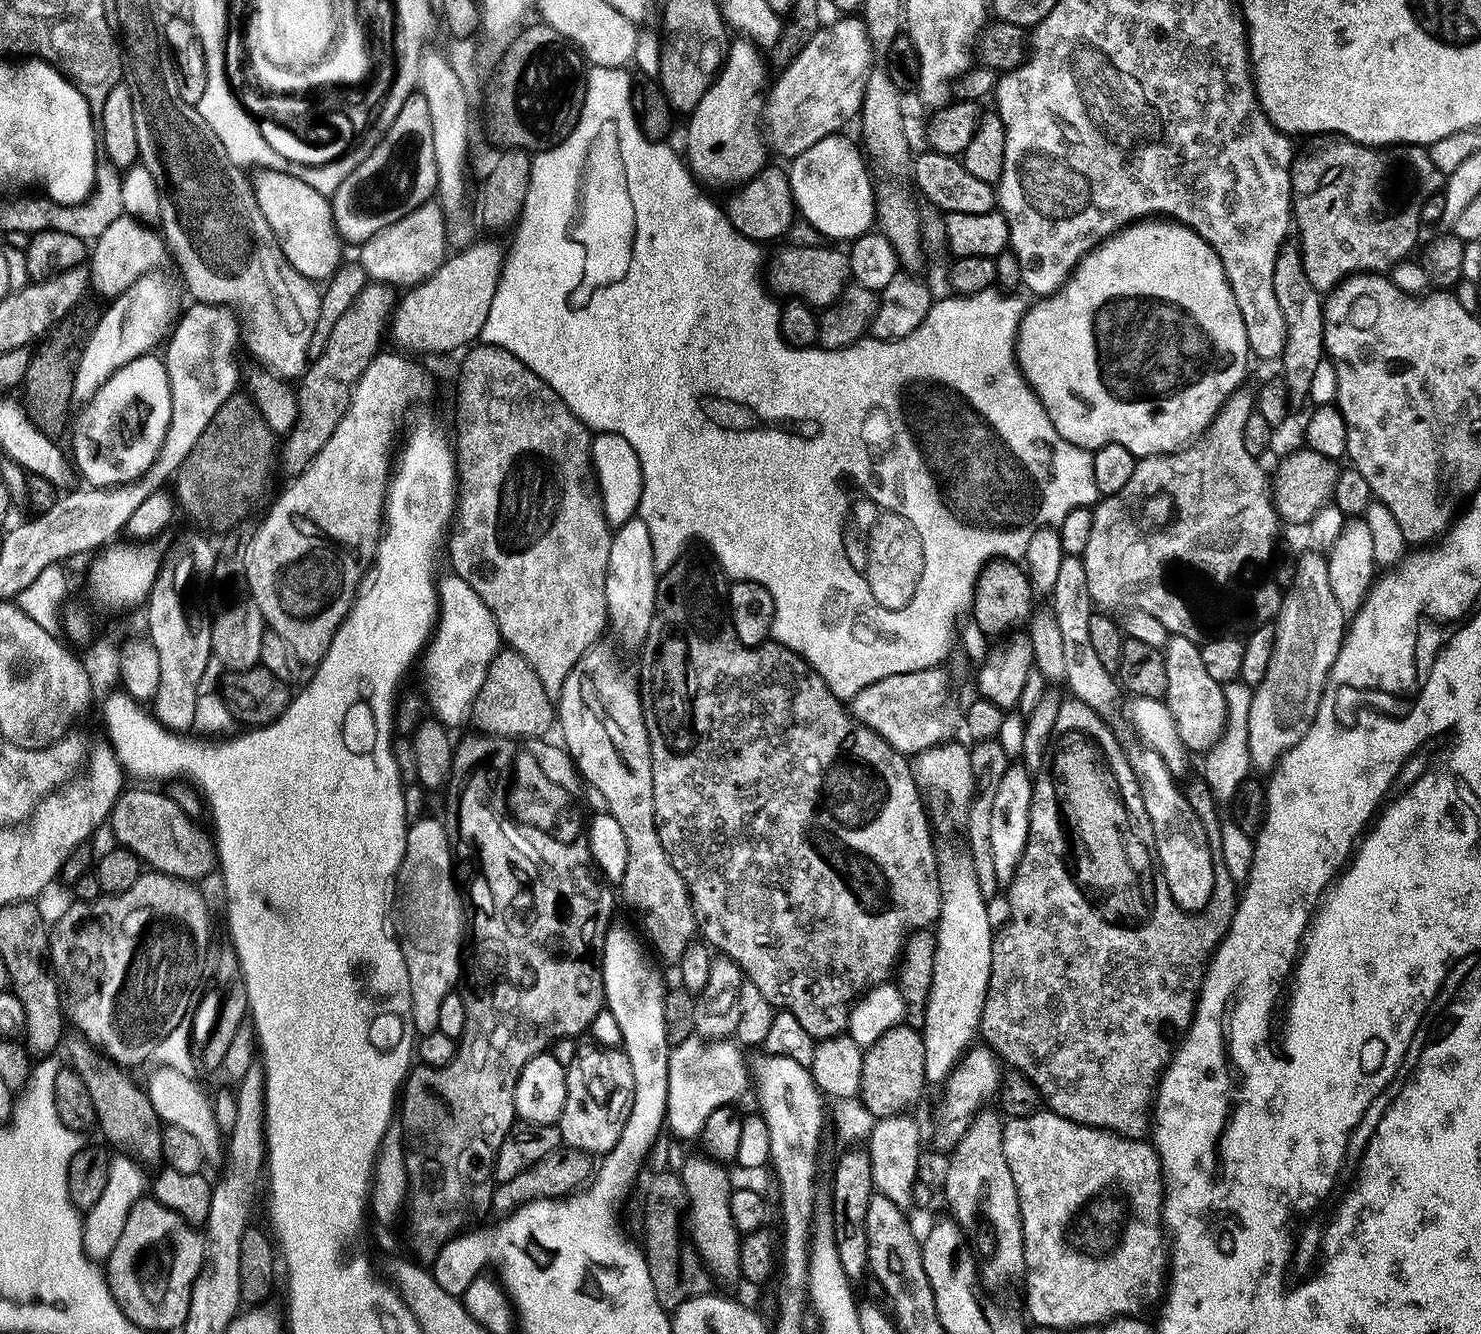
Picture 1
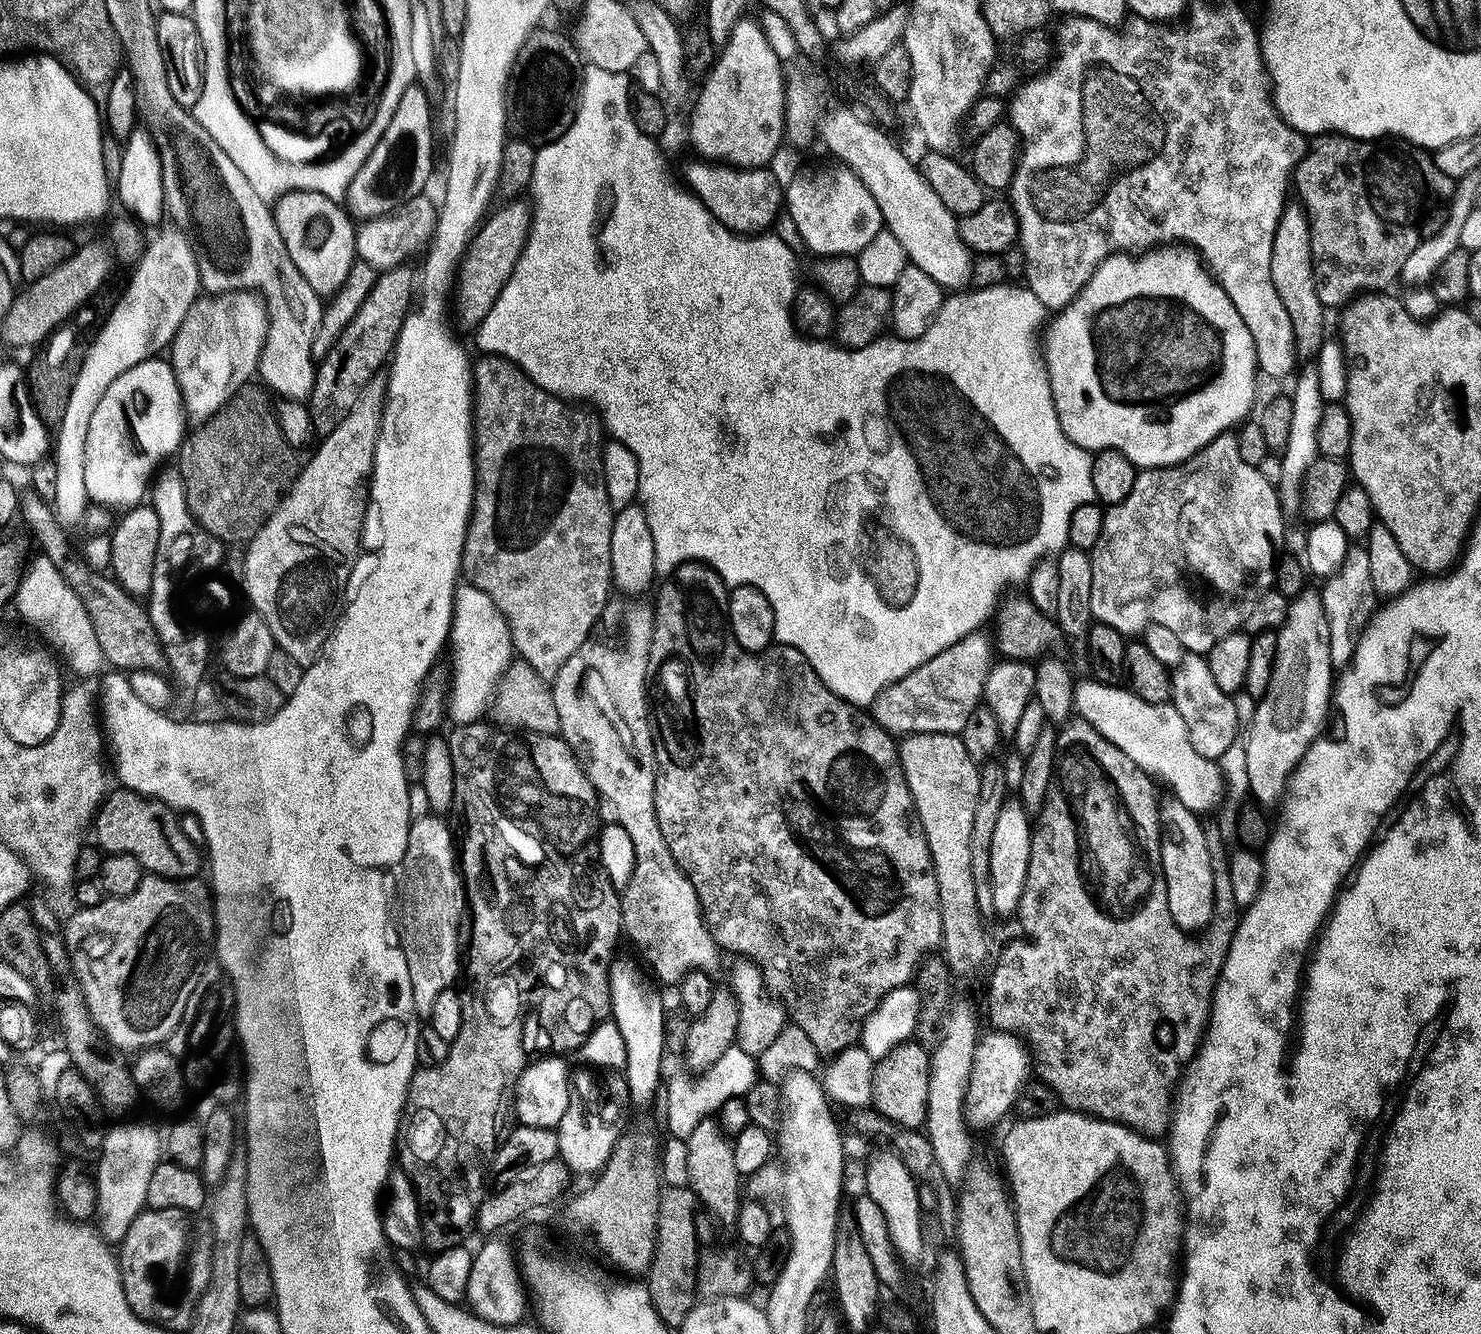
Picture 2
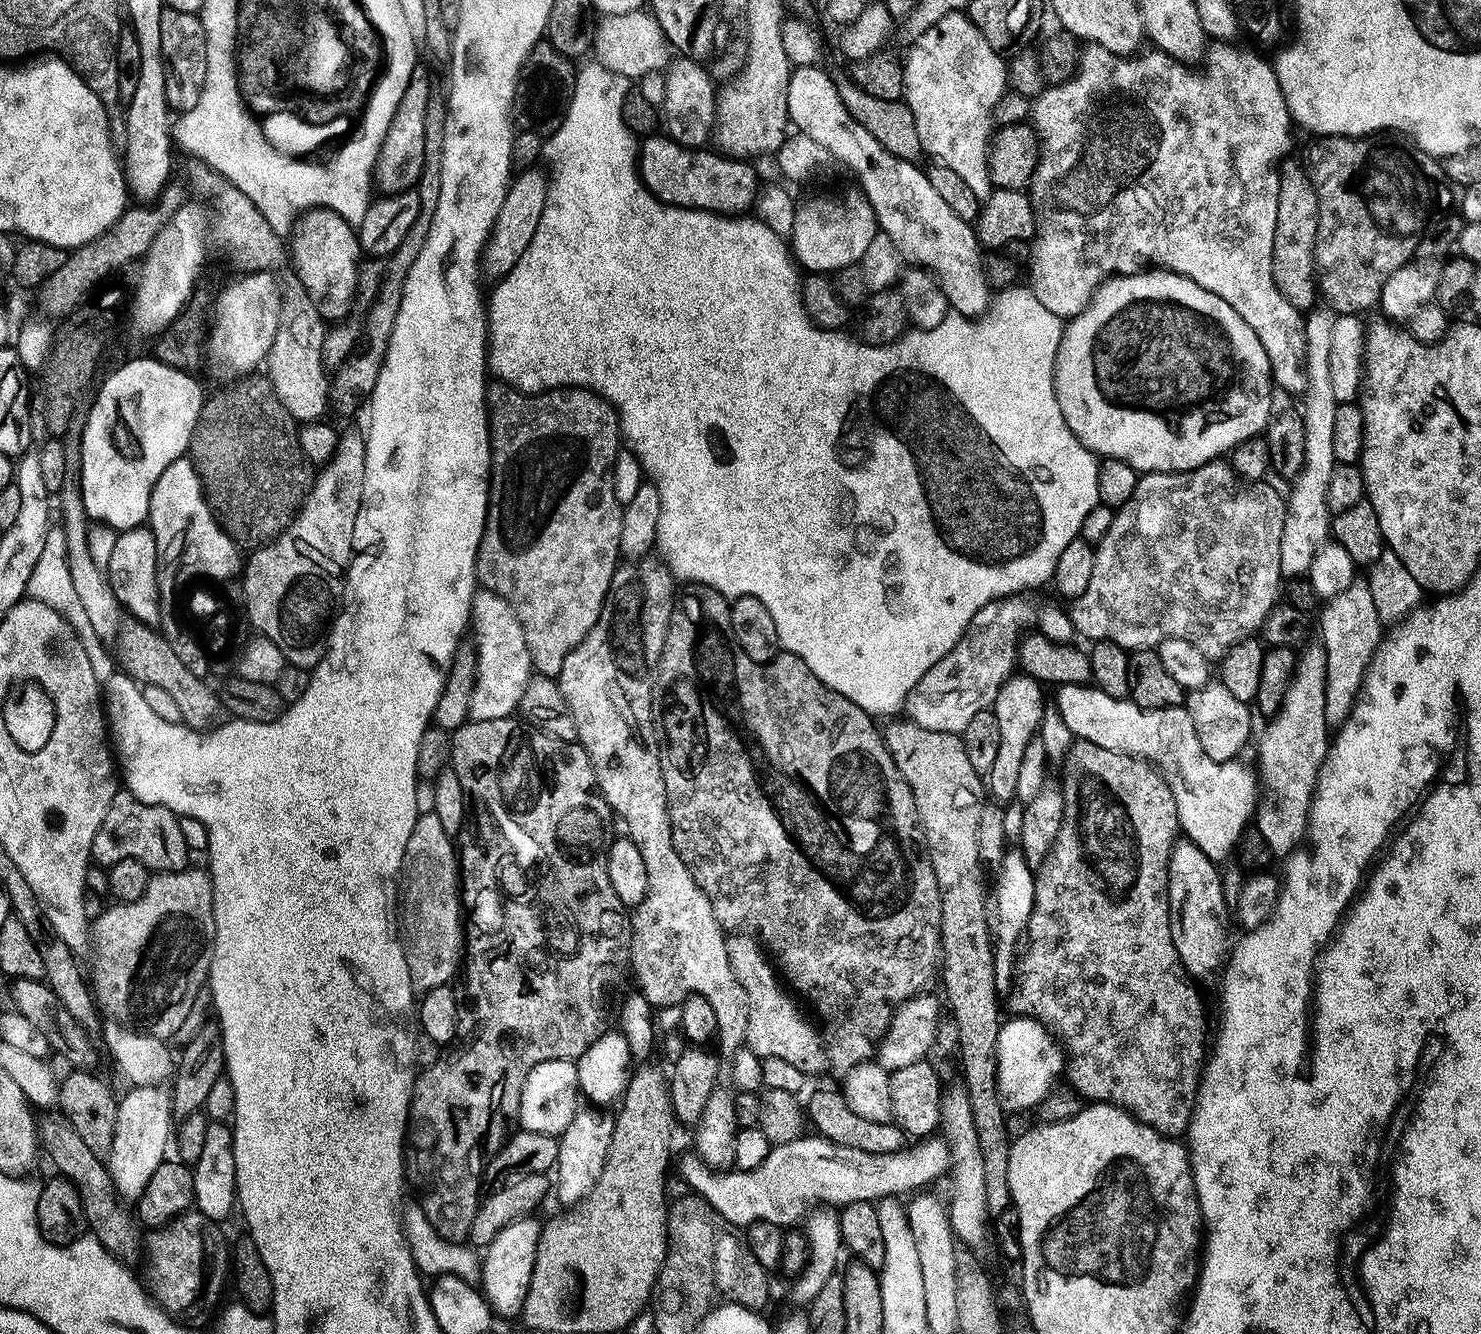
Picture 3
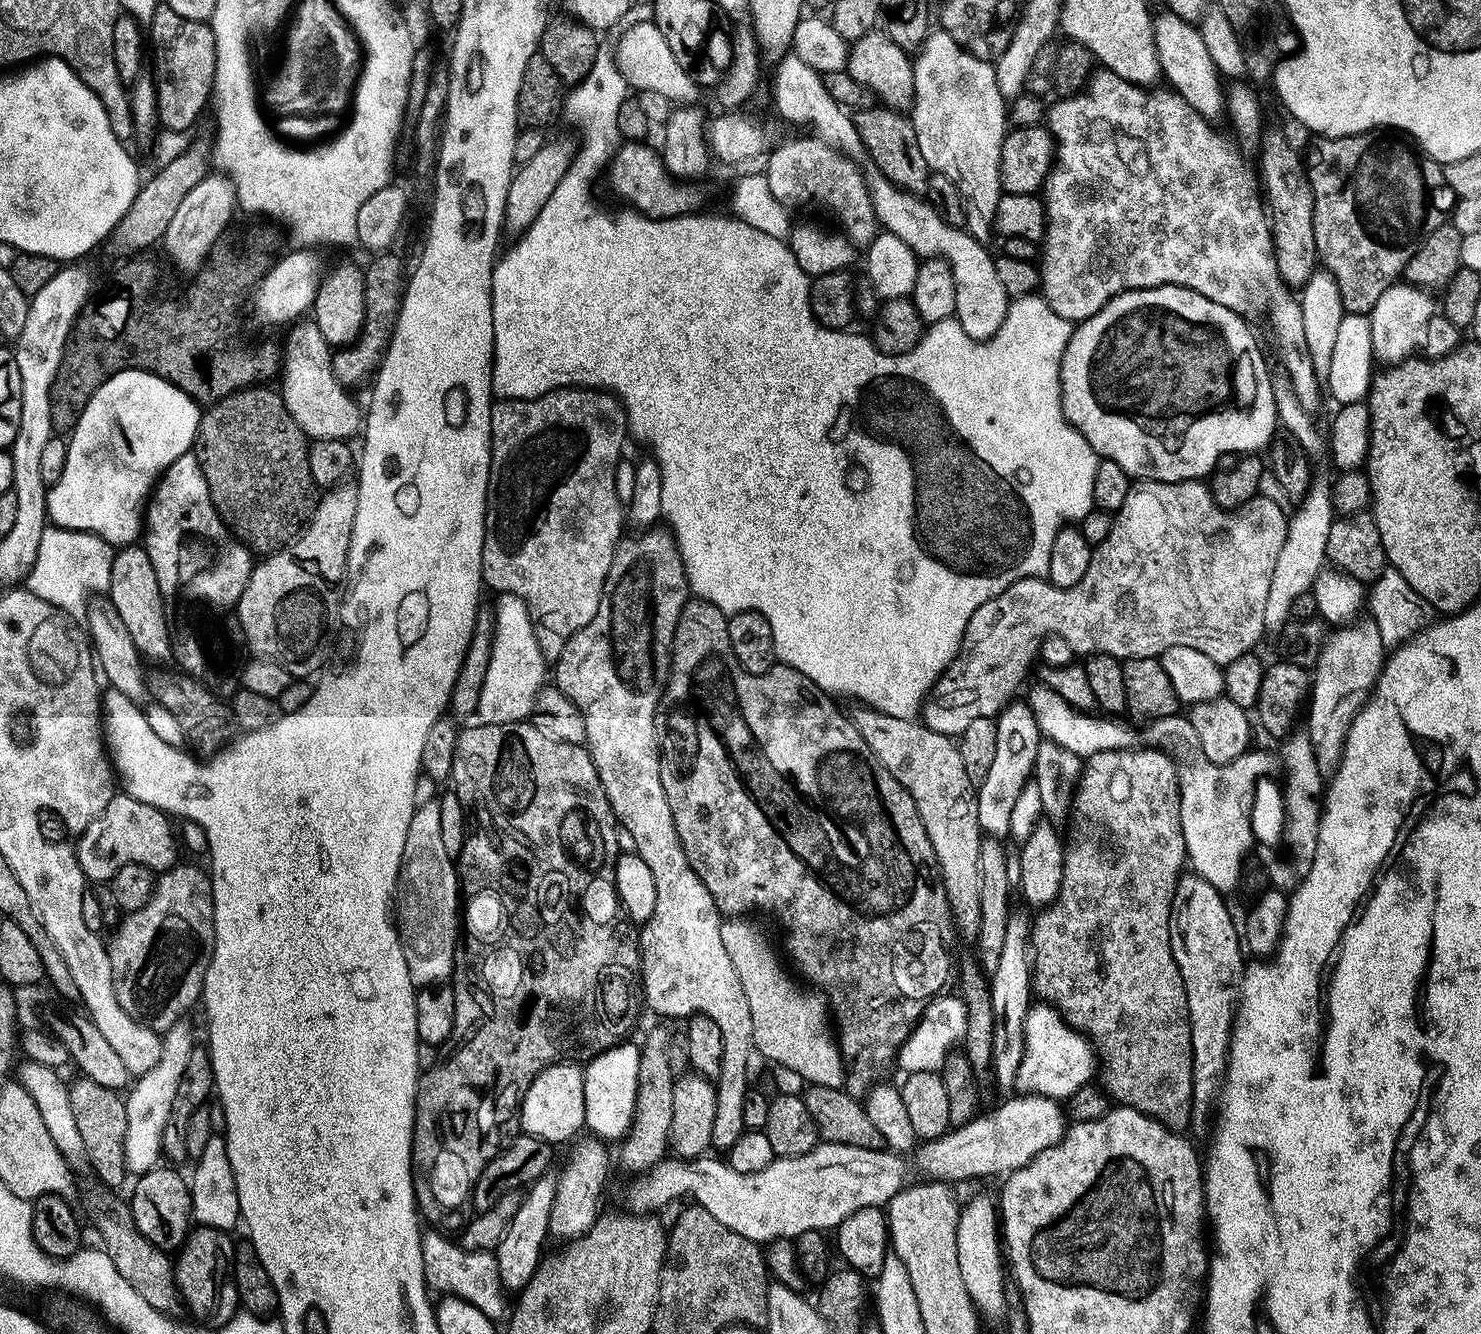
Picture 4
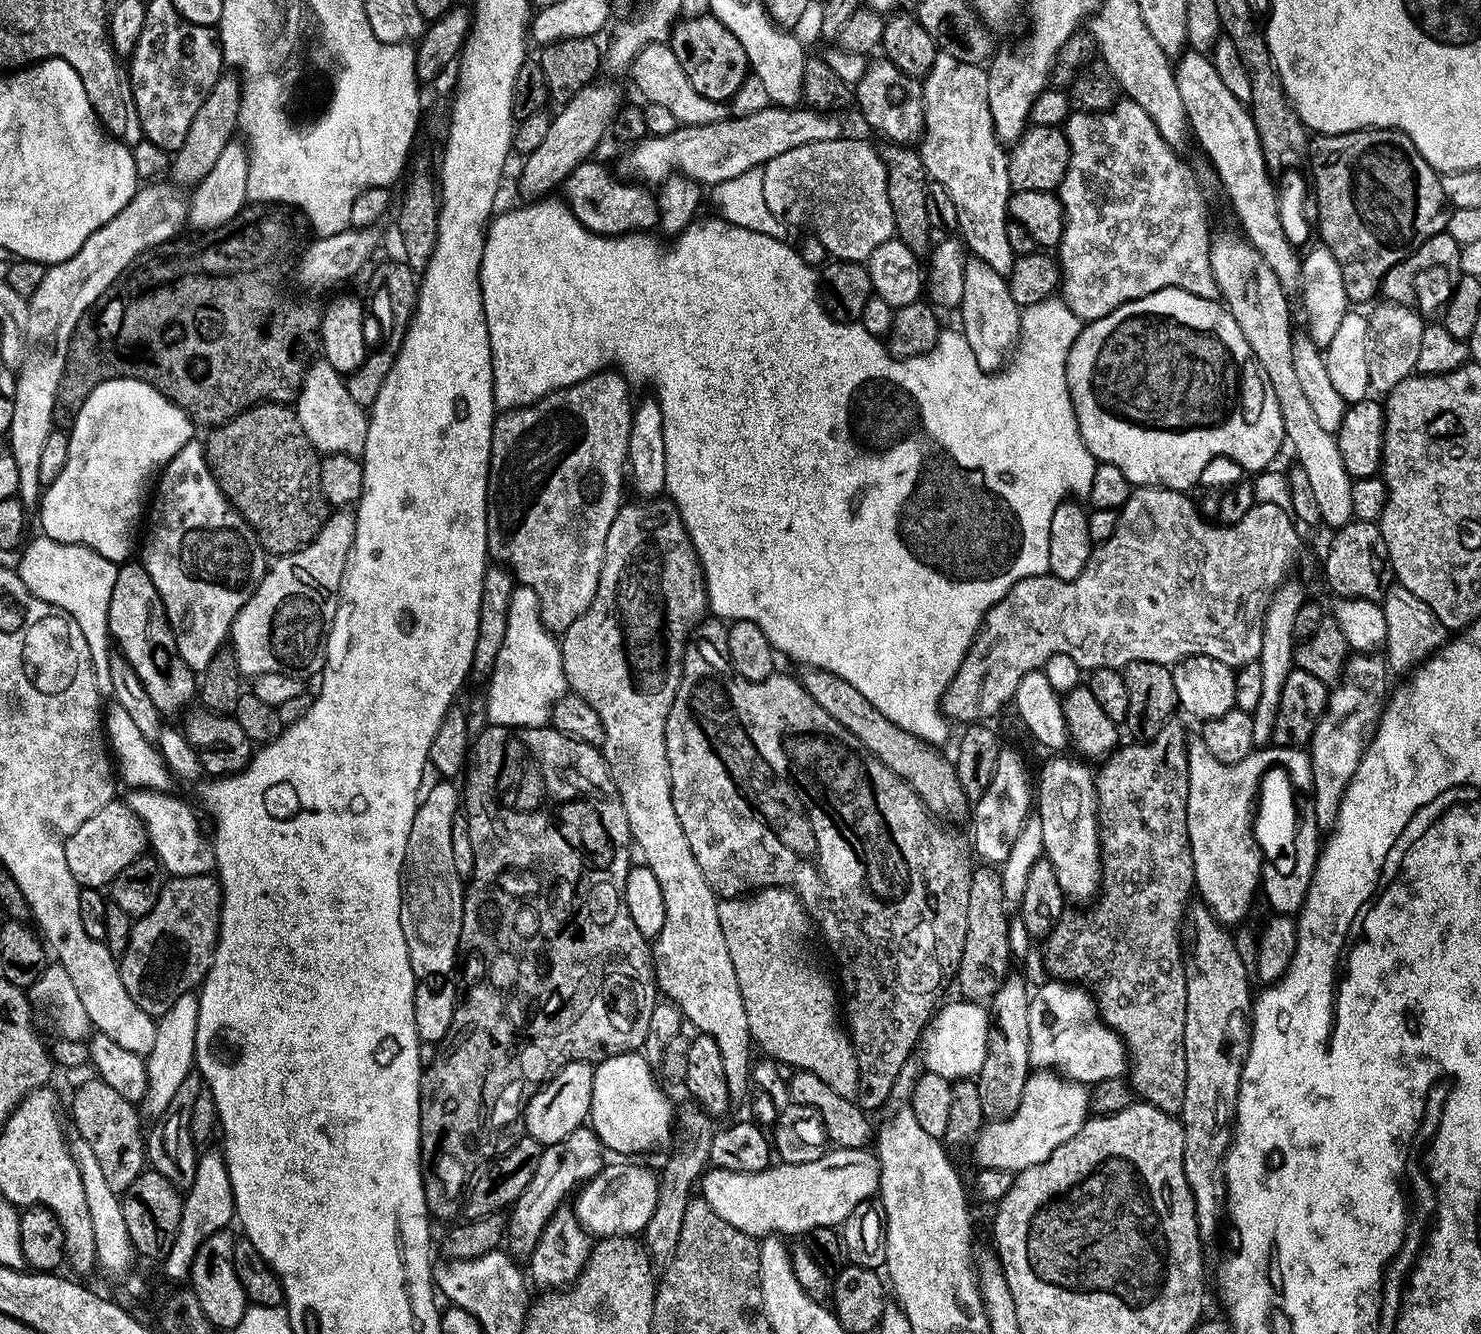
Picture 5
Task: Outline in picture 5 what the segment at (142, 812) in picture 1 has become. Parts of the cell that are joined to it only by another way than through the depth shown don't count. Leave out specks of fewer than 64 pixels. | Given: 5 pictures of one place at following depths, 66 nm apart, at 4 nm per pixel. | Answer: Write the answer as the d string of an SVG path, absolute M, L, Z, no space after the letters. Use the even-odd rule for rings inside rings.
M113 798L98 814L86 818L78 830L66 842L66 862L70 866L70 874L85 889L103 889L111 885L112 880L132 860L141 859L149 847L148 831L123 799Z

